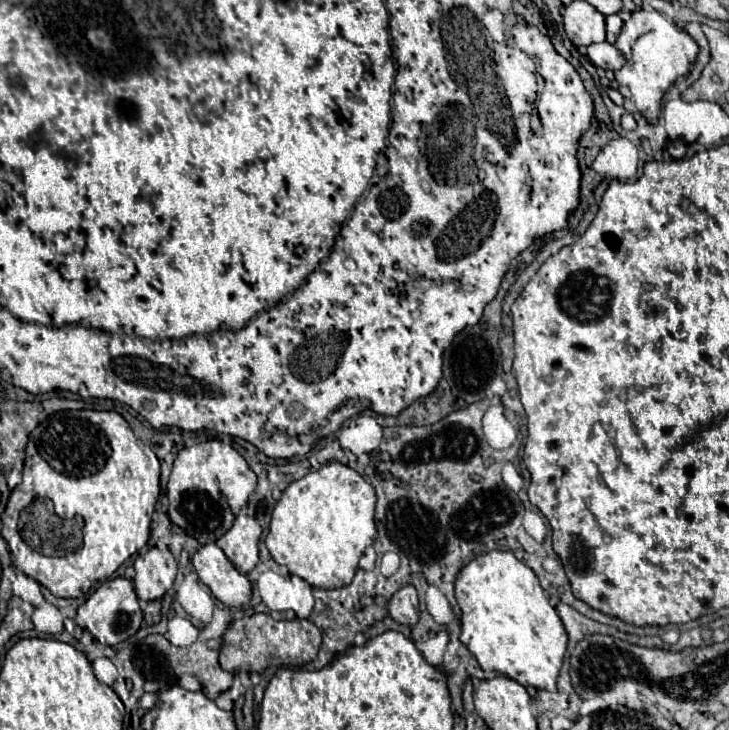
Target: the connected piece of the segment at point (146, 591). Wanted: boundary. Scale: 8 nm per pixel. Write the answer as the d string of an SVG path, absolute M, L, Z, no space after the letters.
M153 547L147 553L135 559L135 593L143 601L161 599L175 581L177 561L169 553L169 549Z

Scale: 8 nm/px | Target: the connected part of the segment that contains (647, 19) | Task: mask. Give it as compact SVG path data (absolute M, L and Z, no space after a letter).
M637 9L631 13L631 17L625 21L617 43L615 43L627 57L627 63L615 71L615 81L619 83L619 93L627 99L631 99L637 107L637 111L649 121L655 123L661 111L661 97L669 89L669 85L681 77L687 75L691 69L691 63L695 61L699 47L685 33L685 29L679 29L673 21L665 19L657 11L645 11Z

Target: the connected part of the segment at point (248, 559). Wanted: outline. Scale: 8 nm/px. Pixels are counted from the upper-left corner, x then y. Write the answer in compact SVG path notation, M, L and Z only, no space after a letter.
M237 515L233 527L217 541L217 545L241 573L249 573L259 563L259 539L261 525L255 517Z

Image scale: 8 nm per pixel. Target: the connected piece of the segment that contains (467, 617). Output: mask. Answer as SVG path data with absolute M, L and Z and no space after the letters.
M489 551L489 553L477 555L473 561L469 561L469 565L465 565L461 569L461 573L457 573L455 599L457 599L457 605L461 609L461 635L459 635L459 639L477 657L477 661L479 661L479 665L481 665L483 671L499 671L499 673L515 679L523 687L531 685L535 689L555 691L555 681L557 681L557 675L559 675L559 669L561 669L561 663L563 663L563 657L565 657L565 649L567 649L567 633L565 633L565 627L563 627L563 623L561 623L555 607L551 607L551 603L549 603L549 595L541 589L537 575L525 563L521 563L511 551Z

